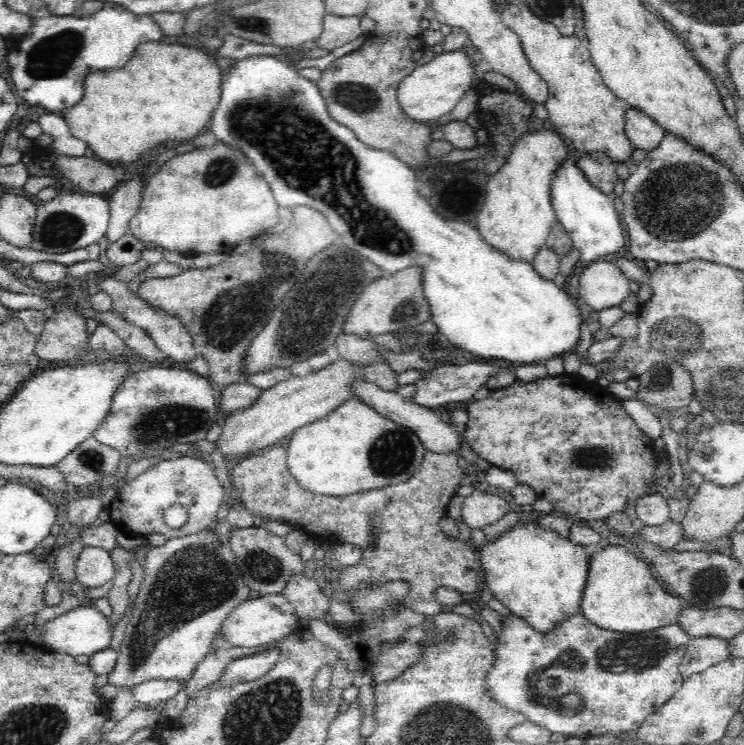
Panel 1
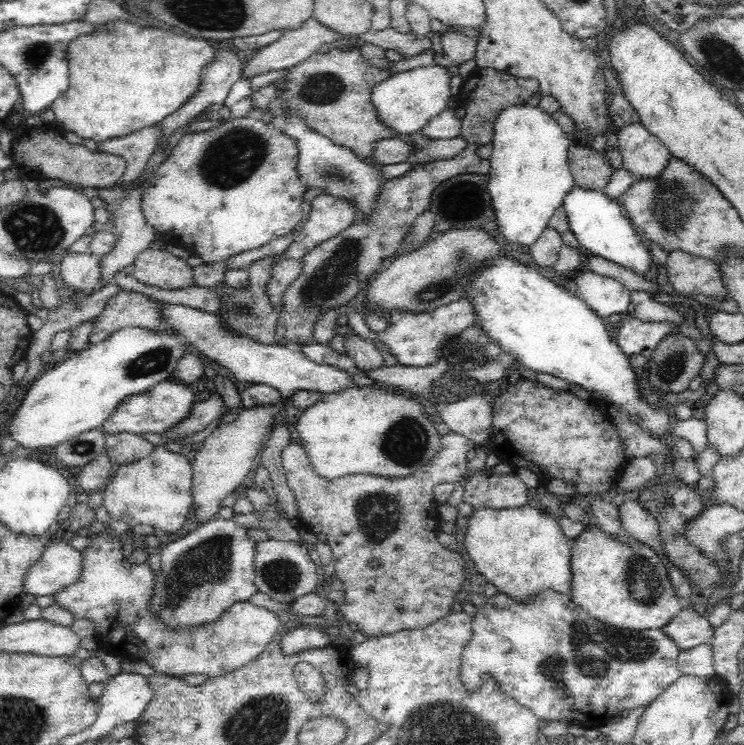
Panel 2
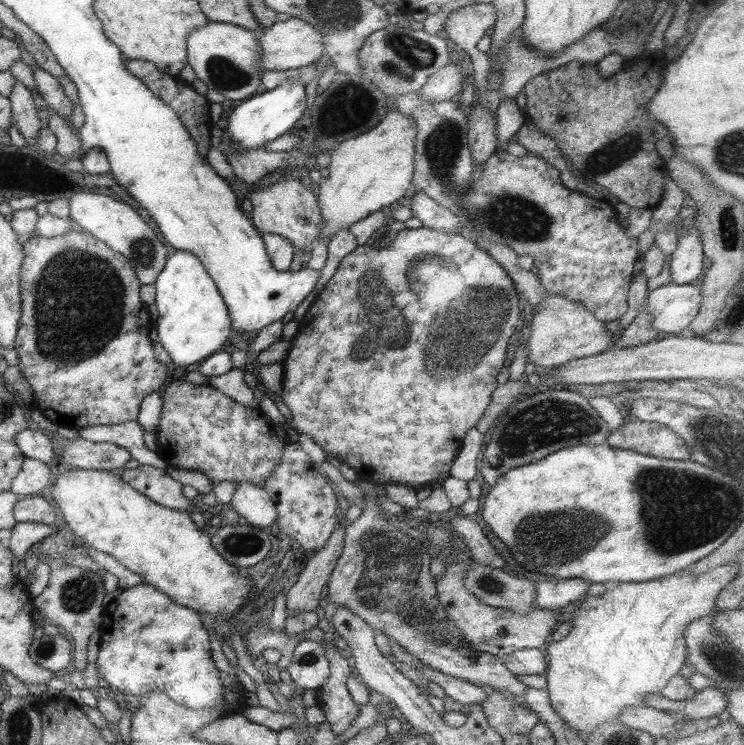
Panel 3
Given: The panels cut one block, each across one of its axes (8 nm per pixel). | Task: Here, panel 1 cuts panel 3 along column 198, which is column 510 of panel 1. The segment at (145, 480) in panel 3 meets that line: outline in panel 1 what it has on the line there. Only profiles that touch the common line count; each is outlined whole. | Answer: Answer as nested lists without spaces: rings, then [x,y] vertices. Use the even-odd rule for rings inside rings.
[[[478,489],[468,495],[461,509],[461,521],[470,530],[482,530],[488,524],[500,520],[506,513],[513,509],[511,501],[506,501],[498,496],[495,491]]]

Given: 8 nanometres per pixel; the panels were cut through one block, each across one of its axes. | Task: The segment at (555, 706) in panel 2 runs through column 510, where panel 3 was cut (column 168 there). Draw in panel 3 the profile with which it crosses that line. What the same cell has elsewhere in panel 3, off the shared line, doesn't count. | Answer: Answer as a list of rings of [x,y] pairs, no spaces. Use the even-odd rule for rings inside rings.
[[[146,583],[118,591],[108,598],[105,605],[98,630],[100,644],[95,663],[108,686],[137,698],[154,690],[166,694],[176,705],[184,706],[192,712],[199,712],[201,709],[219,710],[224,706],[221,671],[212,659],[209,628],[201,614],[176,604],[167,594]]]

